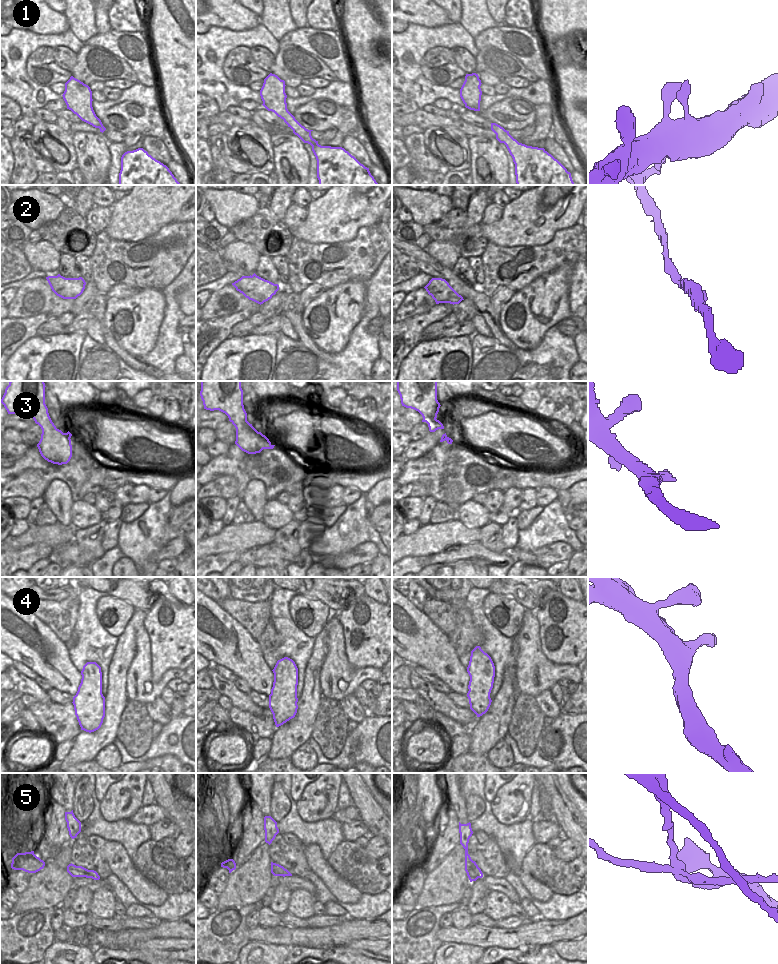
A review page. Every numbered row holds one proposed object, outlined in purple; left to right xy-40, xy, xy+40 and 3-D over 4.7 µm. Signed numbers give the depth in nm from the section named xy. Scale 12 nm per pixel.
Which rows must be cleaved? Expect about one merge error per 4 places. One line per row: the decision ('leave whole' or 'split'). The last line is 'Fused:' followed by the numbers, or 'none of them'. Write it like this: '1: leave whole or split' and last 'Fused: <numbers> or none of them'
1: leave whole
2: leave whole
3: leave whole
4: leave whole
5: split
Fused: 5

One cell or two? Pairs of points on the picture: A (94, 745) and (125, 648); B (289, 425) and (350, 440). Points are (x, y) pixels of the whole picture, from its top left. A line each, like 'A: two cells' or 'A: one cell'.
A: one cell
B: one cell

